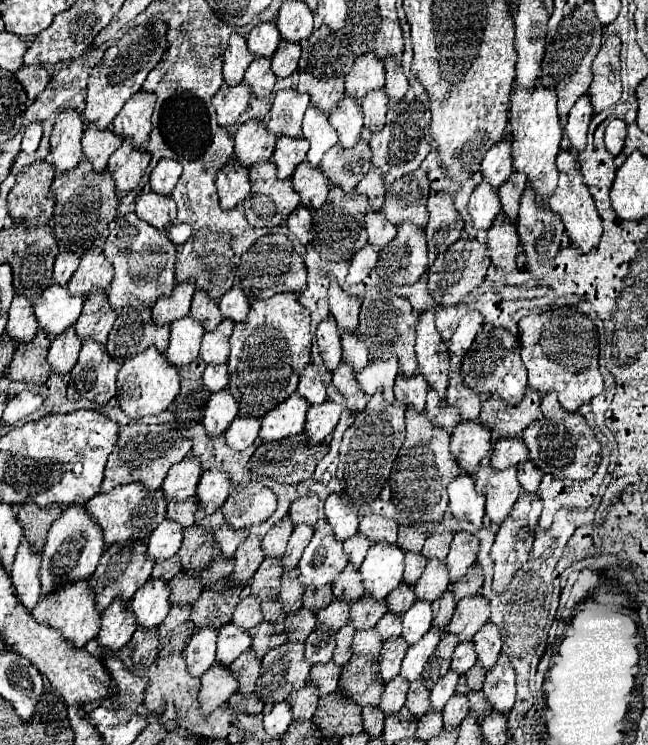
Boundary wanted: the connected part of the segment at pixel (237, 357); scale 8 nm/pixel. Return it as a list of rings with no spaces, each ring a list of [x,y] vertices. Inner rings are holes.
[[[277,293],[269,299],[253,301],[245,321],[237,323],[231,335],[231,355],[229,355],[229,391],[239,401],[239,415],[263,417],[269,409],[285,401],[299,383],[299,373],[311,361],[311,333],[309,333],[309,309],[297,299],[297,293]]]

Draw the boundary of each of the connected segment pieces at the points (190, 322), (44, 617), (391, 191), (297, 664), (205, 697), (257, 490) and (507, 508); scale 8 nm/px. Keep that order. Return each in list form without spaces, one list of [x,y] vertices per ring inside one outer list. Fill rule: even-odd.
[[[191,315],[173,321],[171,323],[171,341],[165,351],[169,361],[173,361],[173,365],[177,365],[177,367],[183,367],[183,365],[195,361],[199,357],[199,345],[201,345],[203,333],[205,333],[205,329],[203,329],[201,321],[193,319]]]
[[[73,581],[73,583],[67,583],[47,595],[43,595],[37,601],[37,605],[33,607],[33,617],[41,623],[53,625],[55,629],[61,629],[63,637],[69,639],[77,647],[85,647],[85,643],[91,641],[93,637],[97,637],[97,633],[101,629],[101,613],[97,611],[95,593],[87,585],[87,581]]]
[[[423,169],[407,173],[387,187],[383,211],[395,225],[409,219],[415,225],[427,225],[427,197],[431,193],[431,181]]]
[[[287,641],[265,653],[255,693],[263,701],[289,699],[291,691],[309,681],[309,671],[311,663],[305,661],[305,643]]]
[[[213,663],[201,677],[199,701],[201,701],[203,715],[223,705],[237,691],[237,687],[239,687],[237,677],[231,673],[231,669],[221,663]]]
[[[249,481],[245,485],[231,487],[231,493],[223,505],[223,513],[235,529],[241,529],[263,523],[273,515],[275,507],[275,493],[261,481]]]
[[[483,461],[475,473],[477,489],[487,495],[487,517],[491,523],[499,525],[511,513],[519,493],[521,483],[517,479],[517,467],[493,469],[487,461]]]

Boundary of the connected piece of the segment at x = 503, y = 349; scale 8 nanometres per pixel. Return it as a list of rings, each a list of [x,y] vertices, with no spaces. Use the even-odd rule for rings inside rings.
[[[493,327],[477,333],[471,349],[463,357],[463,379],[469,389],[477,389],[477,393],[501,393],[505,401],[521,401],[527,391],[527,369],[519,355],[519,339],[505,327]]]

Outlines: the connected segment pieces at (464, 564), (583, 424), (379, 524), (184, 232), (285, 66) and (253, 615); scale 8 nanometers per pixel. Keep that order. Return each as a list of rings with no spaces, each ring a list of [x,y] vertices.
[[[467,531],[455,533],[455,539],[451,543],[451,551],[447,555],[449,575],[451,575],[453,583],[467,573],[467,569],[475,563],[477,553],[479,553],[479,539],[477,539],[477,535],[467,533]]]
[[[547,393],[541,401],[543,417],[533,421],[529,429],[523,431],[523,439],[529,447],[529,459],[543,471],[555,477],[569,477],[575,481],[587,481],[593,477],[601,463],[601,443],[597,441],[593,427],[585,421],[581,413],[569,413],[557,401],[557,393]]]
[[[365,513],[361,517],[359,531],[367,533],[371,541],[389,541],[389,543],[397,541],[397,523],[389,517],[381,517],[375,513]]]
[[[175,223],[175,225],[171,225],[171,229],[167,233],[175,241],[175,245],[181,245],[181,243],[185,243],[189,239],[189,235],[193,233],[193,227],[185,225],[185,223]]]
[[[281,41],[273,59],[271,59],[271,69],[277,77],[289,77],[297,71],[297,63],[301,57],[301,45],[293,41]]]
[[[249,595],[249,597],[245,597],[239,605],[237,605],[237,609],[235,609],[235,613],[233,613],[233,619],[231,619],[233,623],[237,623],[239,627],[243,627],[243,629],[251,629],[251,627],[255,627],[255,625],[259,625],[261,621],[263,621],[263,613],[261,613],[261,599],[259,597],[255,597],[255,595]]]

